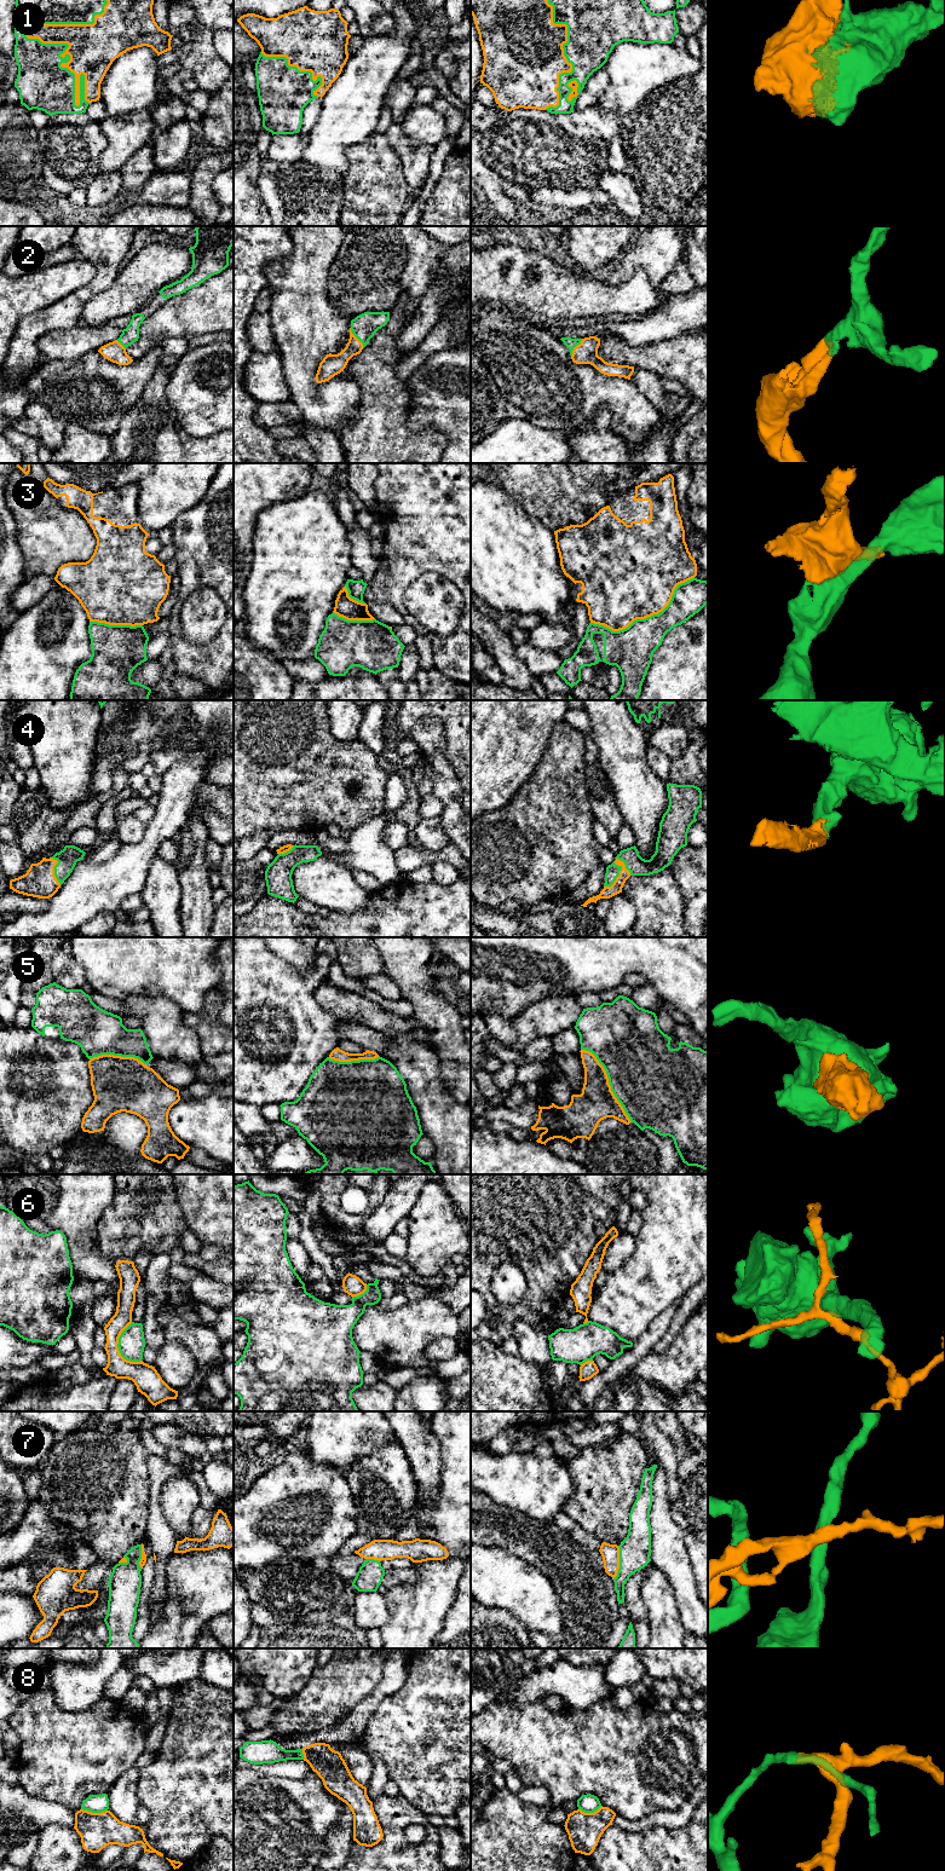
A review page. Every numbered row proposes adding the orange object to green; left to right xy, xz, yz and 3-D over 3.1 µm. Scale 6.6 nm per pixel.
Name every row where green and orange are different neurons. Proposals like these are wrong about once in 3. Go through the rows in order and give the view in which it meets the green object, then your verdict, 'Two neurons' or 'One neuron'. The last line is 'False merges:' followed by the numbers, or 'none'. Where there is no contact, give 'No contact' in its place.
1: Touches green in xy. One neuron
2: Touches green in xz. One neuron
3: Touches green in yz. Two neurons
4: Touches green in yz. One neuron
5: Touches green in yz. One neuron
6: Touches green in xy. Two neurons
7: Touches green in yz. Two neurons
8: Touches green in xy. Two neurons
False merges: 3, 6, 7, 8

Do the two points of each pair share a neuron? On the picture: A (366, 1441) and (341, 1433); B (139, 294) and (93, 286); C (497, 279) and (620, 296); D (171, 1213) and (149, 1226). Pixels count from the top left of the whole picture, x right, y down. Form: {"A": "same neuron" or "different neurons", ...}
{"A": "same neuron", "B": "different neurons", "C": "same neuron", "D": "same neuron"}

